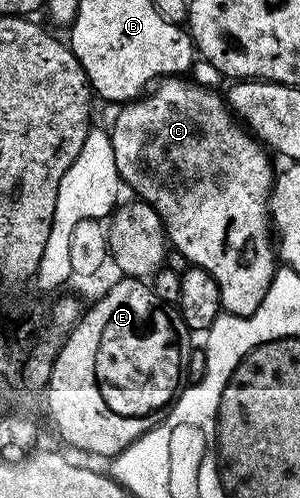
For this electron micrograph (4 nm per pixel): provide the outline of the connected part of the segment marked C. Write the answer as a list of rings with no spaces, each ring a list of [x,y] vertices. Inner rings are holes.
[[[166,78],[157,85],[151,96],[143,95],[129,102],[123,103],[114,120],[114,128],[109,129],[112,150],[115,152],[116,170],[123,185],[131,184],[134,187],[135,197],[141,198],[145,203],[158,212],[162,219],[162,227],[166,230],[166,239],[171,245],[178,247],[178,252],[193,267],[208,270],[212,278],[216,278],[216,286],[220,286],[222,307],[231,316],[251,316],[260,306],[264,294],[268,294],[268,286],[274,281],[276,271],[276,248],[272,243],[272,221],[268,211],[270,202],[270,189],[276,179],[275,169],[270,169],[270,160],[267,149],[239,121],[232,115],[230,108],[224,103],[223,97],[217,96],[210,88],[201,88],[198,84],[189,84],[186,78]]]

